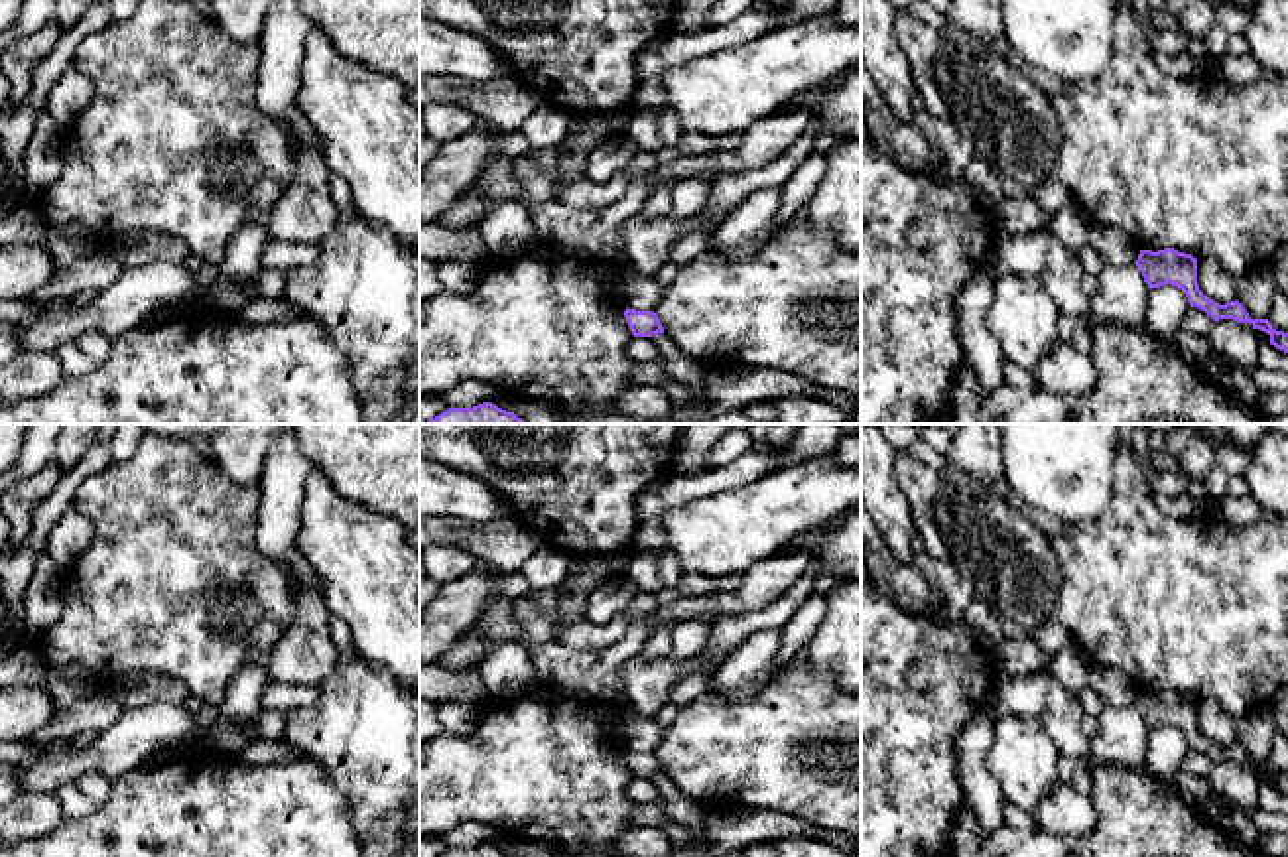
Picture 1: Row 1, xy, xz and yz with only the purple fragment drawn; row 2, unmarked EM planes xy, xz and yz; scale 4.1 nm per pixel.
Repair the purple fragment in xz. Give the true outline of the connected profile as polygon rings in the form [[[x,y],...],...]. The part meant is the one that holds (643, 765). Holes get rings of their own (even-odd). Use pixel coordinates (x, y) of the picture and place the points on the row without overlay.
[[[626,749],[624,758],[634,778],[664,774],[664,768],[654,753],[636,753]]]

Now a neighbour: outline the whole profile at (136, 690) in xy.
[[[154,674],[124,676],[106,693],[112,693],[124,707],[142,707],[158,701],[185,705],[191,697],[191,692],[179,680]]]

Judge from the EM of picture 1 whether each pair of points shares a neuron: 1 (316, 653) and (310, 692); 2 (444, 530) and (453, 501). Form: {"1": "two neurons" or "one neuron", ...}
{"1": "two neurons", "2": "two neurons"}

